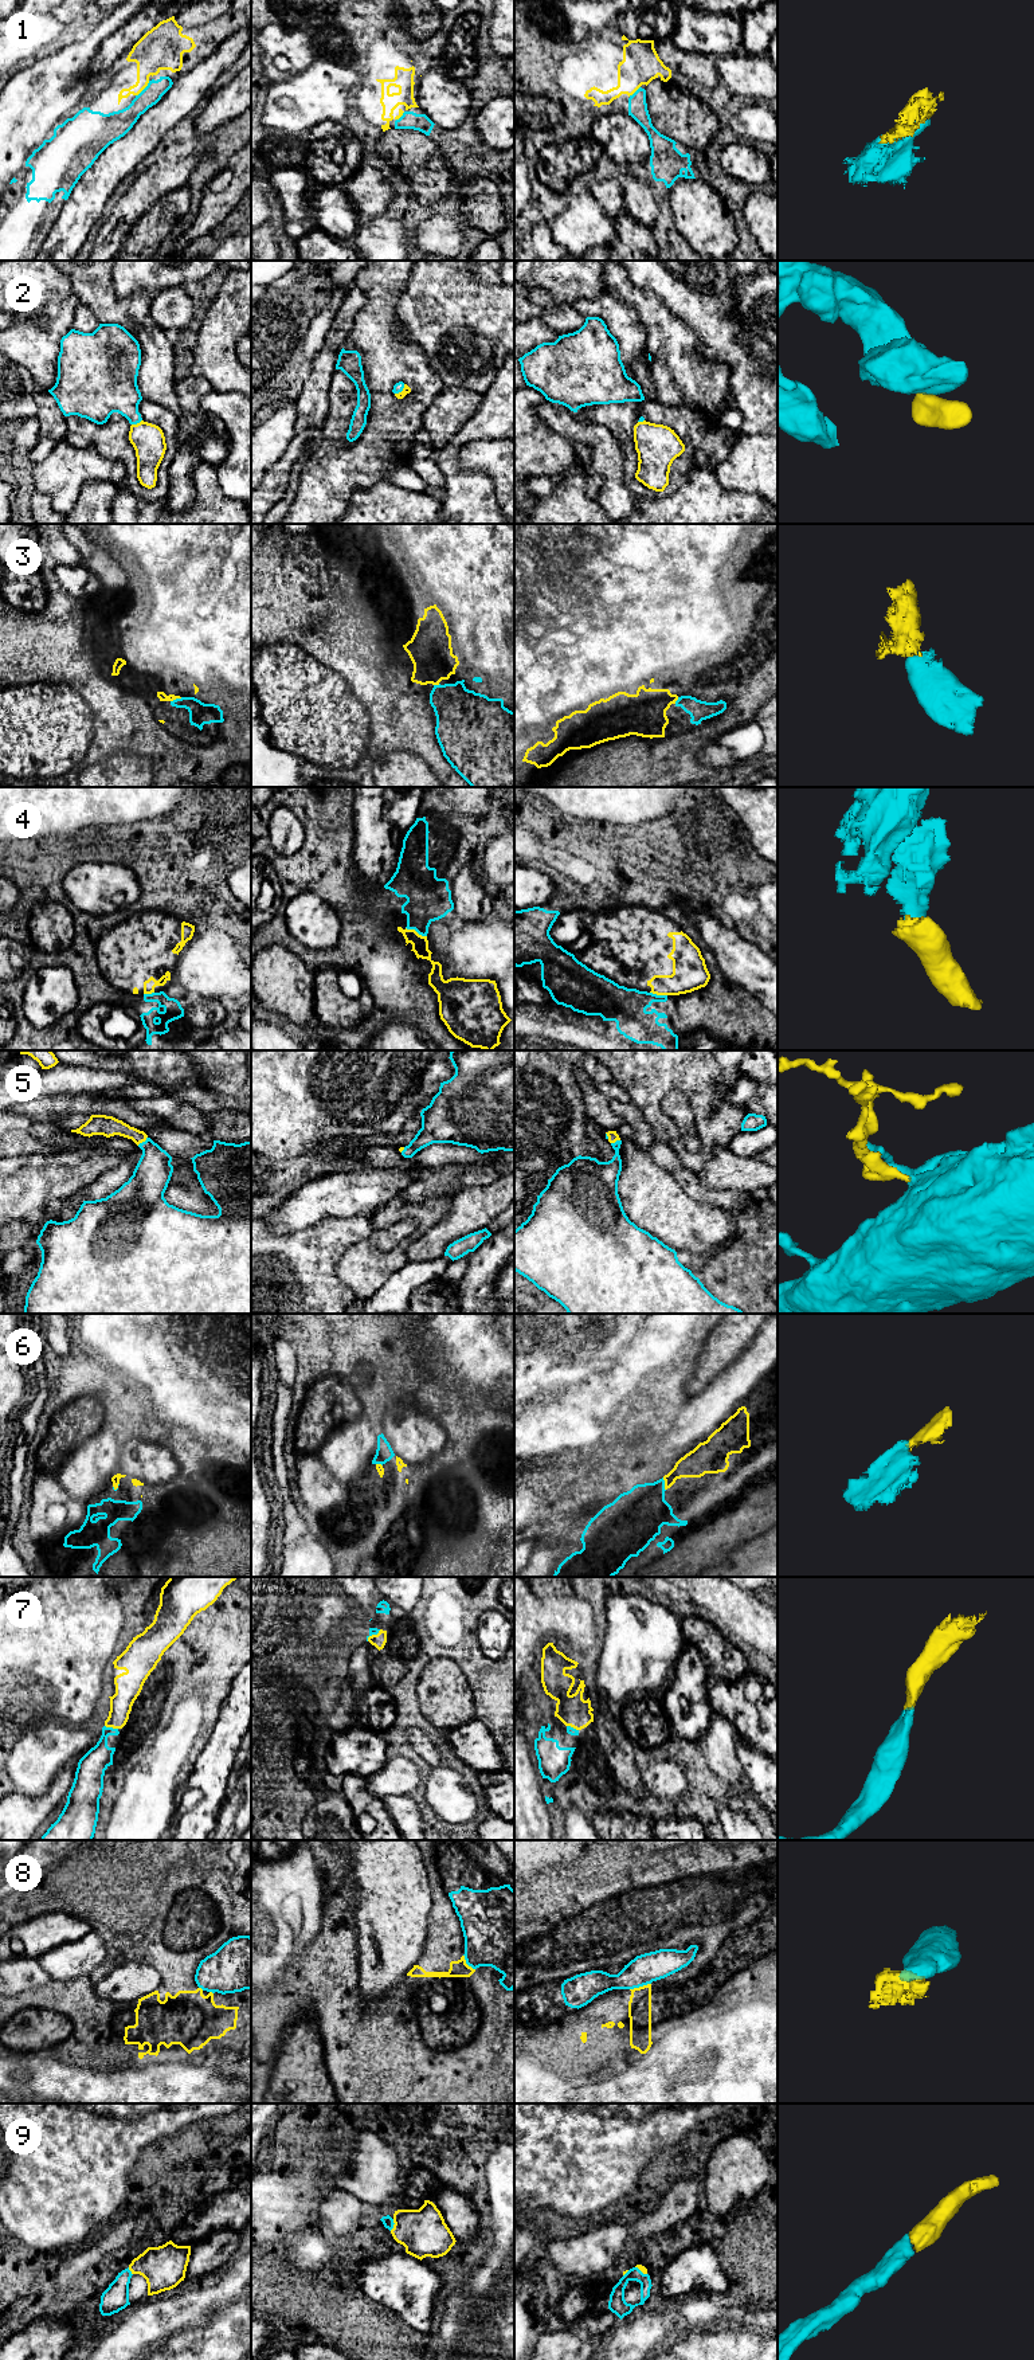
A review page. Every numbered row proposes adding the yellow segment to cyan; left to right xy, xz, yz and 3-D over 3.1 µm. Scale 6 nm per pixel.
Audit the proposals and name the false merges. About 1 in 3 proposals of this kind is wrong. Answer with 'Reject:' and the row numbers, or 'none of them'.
Reject: 4, 8

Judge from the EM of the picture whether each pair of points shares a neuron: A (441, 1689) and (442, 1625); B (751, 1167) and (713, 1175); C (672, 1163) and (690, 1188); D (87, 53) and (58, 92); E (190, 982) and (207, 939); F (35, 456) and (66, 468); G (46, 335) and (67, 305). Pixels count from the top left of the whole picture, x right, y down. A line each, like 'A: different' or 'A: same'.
A: different
B: same
C: same
D: same
E: same
F: different
G: same

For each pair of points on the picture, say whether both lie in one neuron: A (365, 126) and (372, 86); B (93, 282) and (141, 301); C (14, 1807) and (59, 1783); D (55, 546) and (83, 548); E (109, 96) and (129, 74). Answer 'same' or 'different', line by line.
A: same
B: same
C: same
D: different
E: same

